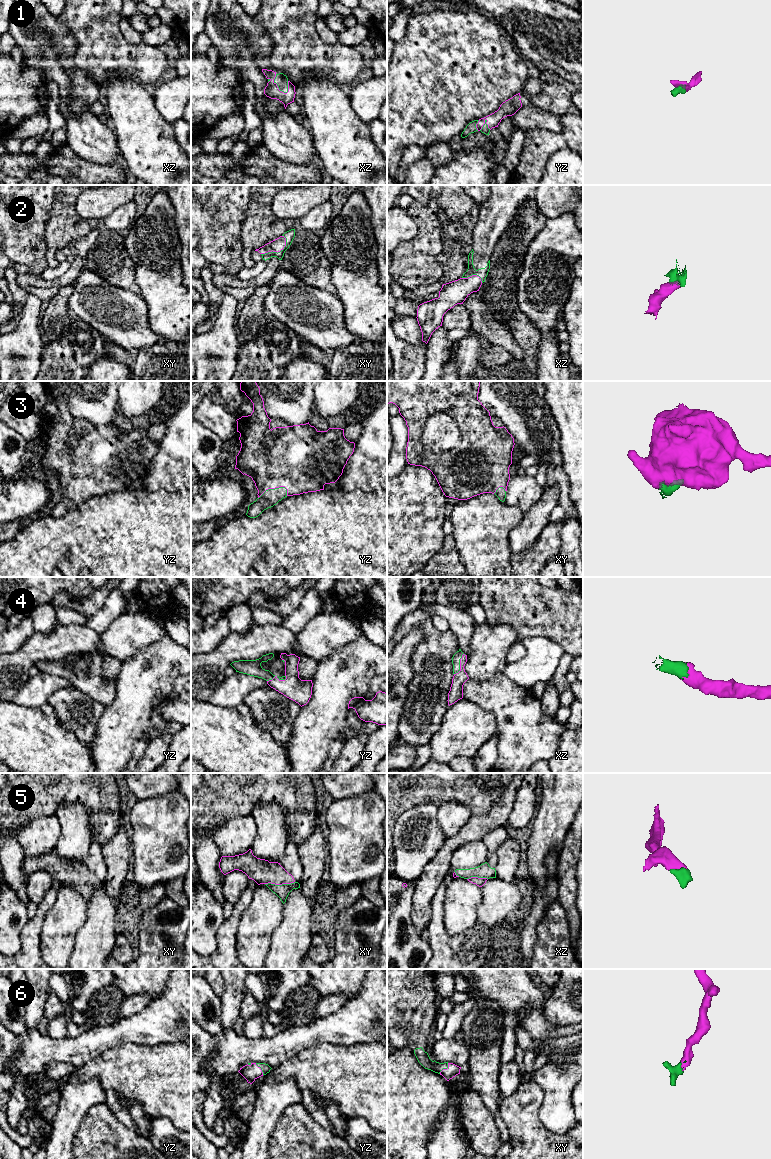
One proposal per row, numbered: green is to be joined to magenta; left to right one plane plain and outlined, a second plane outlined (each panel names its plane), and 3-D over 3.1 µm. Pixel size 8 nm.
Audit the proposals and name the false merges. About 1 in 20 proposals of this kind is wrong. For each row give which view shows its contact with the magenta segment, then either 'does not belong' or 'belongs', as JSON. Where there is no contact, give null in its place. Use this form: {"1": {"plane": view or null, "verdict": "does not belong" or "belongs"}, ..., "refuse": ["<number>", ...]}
{"1": {"plane": "xz", "verdict": "belongs"}, "2": {"plane": "xy", "verdict": "belongs"}, "3": {"plane": "yz", "verdict": "belongs"}, "4": {"plane": "xz", "verdict": "belongs"}, "5": {"plane": "xy", "verdict": "belongs"}, "6": {"plane": "xy", "verdict": "belongs"}, "refuse": []}

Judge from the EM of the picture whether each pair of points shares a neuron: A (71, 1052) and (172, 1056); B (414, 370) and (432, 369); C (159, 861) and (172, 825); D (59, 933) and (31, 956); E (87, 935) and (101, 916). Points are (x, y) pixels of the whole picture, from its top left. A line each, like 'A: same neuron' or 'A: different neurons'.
A: different neurons
B: different neurons
C: same neuron
D: different neurons
E: same neuron

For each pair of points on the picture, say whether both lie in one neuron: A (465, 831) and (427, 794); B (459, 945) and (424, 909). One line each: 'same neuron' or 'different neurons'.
A: different neurons
B: different neurons

